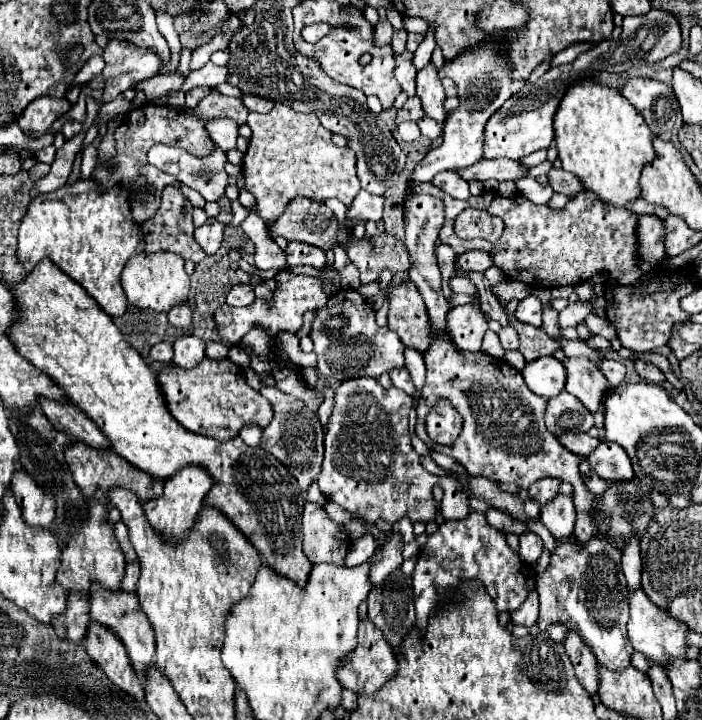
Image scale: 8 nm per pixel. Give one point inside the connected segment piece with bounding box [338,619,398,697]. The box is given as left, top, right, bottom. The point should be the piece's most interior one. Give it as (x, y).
(372, 664)

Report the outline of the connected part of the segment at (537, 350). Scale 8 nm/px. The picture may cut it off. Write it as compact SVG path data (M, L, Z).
M510 315L510 325L518 331L520 335L520 353L524 355L526 363L532 361L534 357L542 355L552 355L556 349L562 349L558 341L550 339L542 327L532 327L526 323L516 321L516 317Z

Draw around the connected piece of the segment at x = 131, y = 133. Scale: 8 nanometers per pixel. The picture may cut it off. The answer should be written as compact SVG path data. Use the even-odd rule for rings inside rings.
M212 91L210 95L206 95L192 113L182 111L182 109L174 109L174 107L168 107L168 105L150 105L150 103L146 103L146 105L142 105L138 109L132 109L124 117L122 125L114 131L116 155L110 161L106 161L106 163L98 163L96 169L92 171L92 179L100 185L100 191L106 191L106 189L110 189L114 185L128 187L130 189L128 191L130 211L132 211L134 221L140 223L140 225L144 221L148 221L150 217L154 217L154 213L158 211L162 187L166 187L166 185L180 187L180 191L192 203L192 207L204 207L204 203L206 203L204 197L200 193L196 193L194 189L190 189L186 185L180 185L178 181L164 183L164 173L146 161L146 153L148 153L148 149L154 143L166 143L166 145L182 147L182 149L186 149L188 153L192 153L196 157L206 157L212 151L214 143L208 137L202 119L212 119L212 117L230 117L238 125L244 125L246 117L248 117L248 109L244 107L240 97L226 97L226 95L218 93L218 91Z

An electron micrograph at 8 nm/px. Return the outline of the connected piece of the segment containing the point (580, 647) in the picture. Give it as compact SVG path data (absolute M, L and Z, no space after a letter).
M568 629L562 645L564 645L566 655L570 657L574 669L576 669L578 681L586 687L588 693L596 693L598 691L598 677L594 677L594 675L598 675L600 665L598 665L594 653L590 653L588 645L572 629Z

